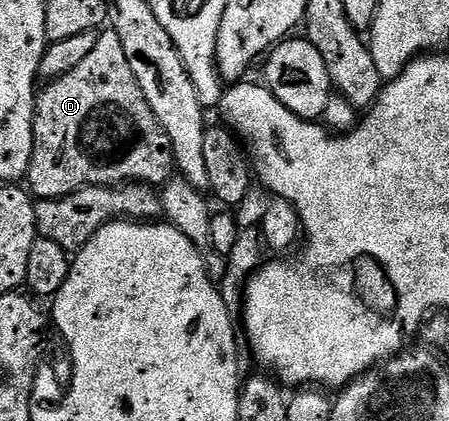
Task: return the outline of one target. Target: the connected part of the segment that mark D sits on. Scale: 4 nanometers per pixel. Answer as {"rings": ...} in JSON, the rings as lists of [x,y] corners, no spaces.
{"rings":[[[100,31],[97,46],[93,46],[87,57],[46,87],[38,93],[35,102],[35,149],[25,177],[26,183],[31,183],[32,197],[56,200],[82,188],[113,188],[120,184],[162,186],[176,175],[171,140],[153,110],[149,110],[149,102],[145,102],[137,78],[133,78],[129,58],[125,58],[121,38],[115,32]]]}

